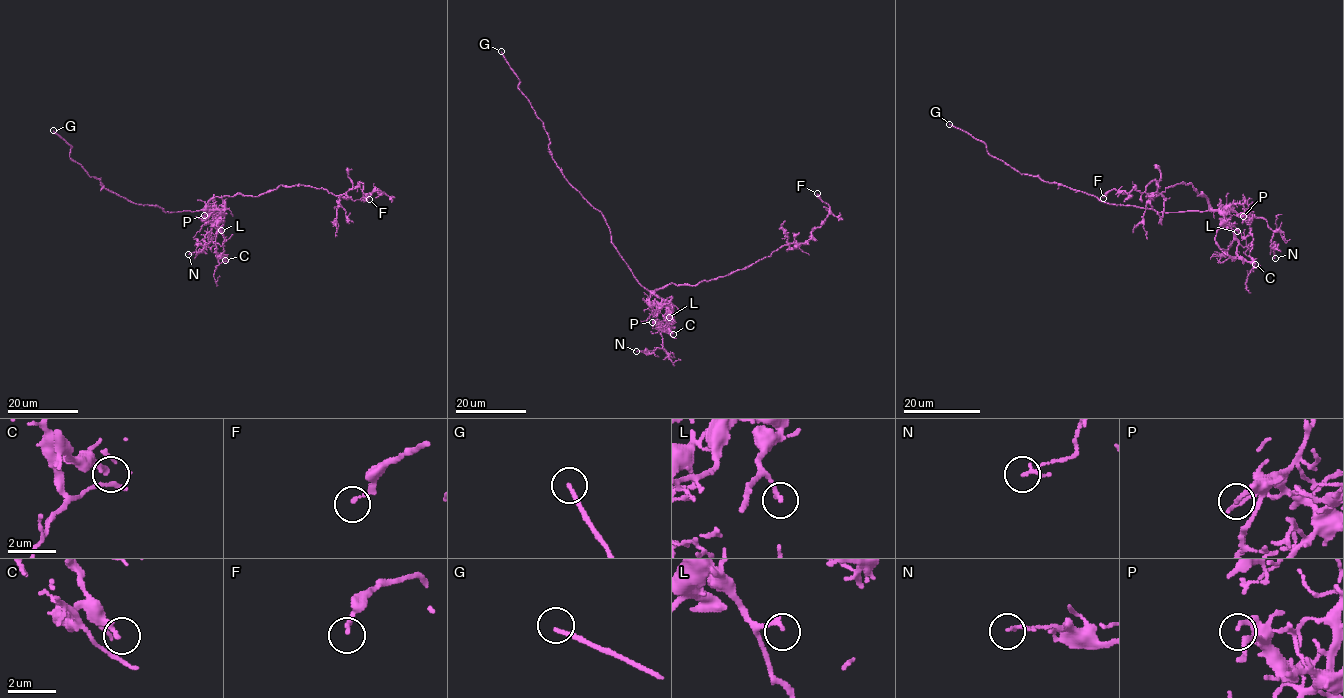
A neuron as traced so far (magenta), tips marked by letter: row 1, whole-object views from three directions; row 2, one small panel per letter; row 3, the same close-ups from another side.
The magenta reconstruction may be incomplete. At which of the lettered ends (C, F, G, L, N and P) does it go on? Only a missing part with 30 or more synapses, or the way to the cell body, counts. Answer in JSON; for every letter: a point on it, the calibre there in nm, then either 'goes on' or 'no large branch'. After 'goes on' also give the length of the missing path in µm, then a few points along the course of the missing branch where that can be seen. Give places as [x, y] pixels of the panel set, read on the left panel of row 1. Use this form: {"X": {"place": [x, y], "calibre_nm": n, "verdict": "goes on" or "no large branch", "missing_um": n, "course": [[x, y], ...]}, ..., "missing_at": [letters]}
{"C": {"place": [225, 260], "calibre_nm": 240, "verdict": "no large branch"}, "F": {"place": [369, 199], "calibre_nm": 140, "verdict": "no large branch"}, "G": {"place": [53, 130], "calibre_nm": 160, "verdict": "goes on", "missing_um": 10, "course": [[53, 130], [51, 126], [56, 122], [53, 116]]}, "L": {"place": [221, 230], "calibre_nm": 180, "verdict": "goes on", "missing_um": 15, "course": [[221, 230], [235, 224], [240, 228], [244, 226], [248, 218]]}, "N": {"place": [188, 254], "calibre_nm": 150, "verdict": "no large branch"}, "P": {"place": [204, 215], "calibre_nm": 220, "verdict": "no large branch"}, "missing_at": ["G", "L"]}

